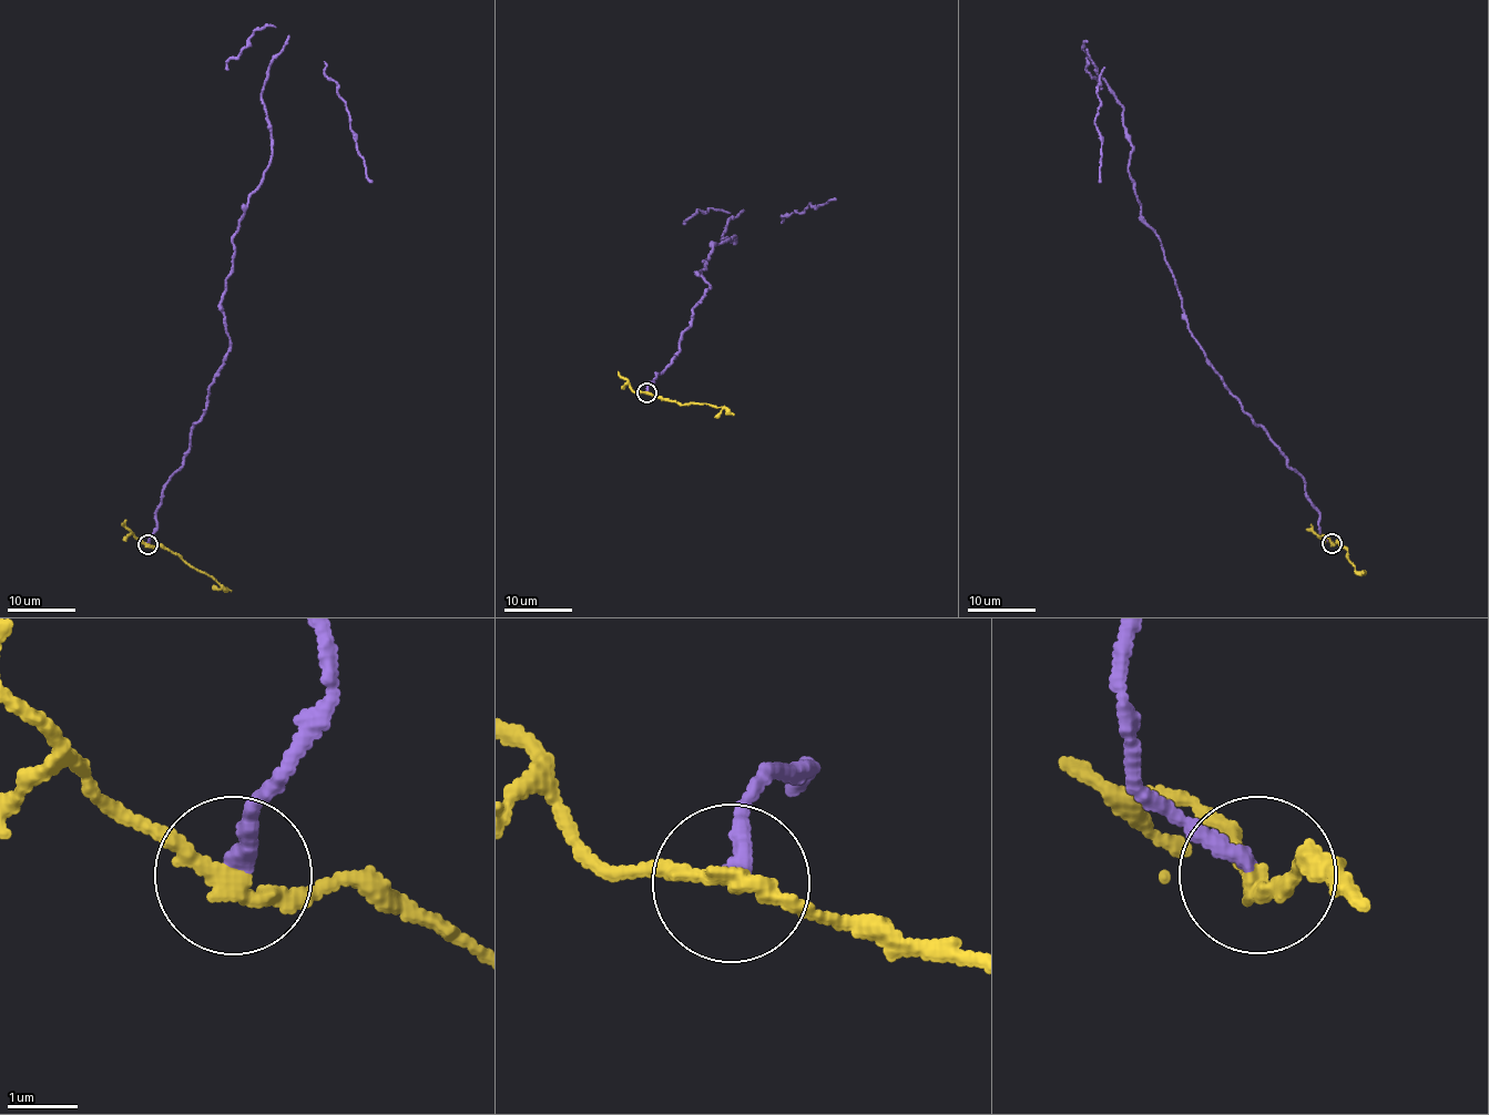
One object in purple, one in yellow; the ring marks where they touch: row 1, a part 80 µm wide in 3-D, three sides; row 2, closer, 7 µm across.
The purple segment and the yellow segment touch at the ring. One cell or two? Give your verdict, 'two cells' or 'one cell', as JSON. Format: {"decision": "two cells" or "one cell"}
{"decision": "two cells"}

